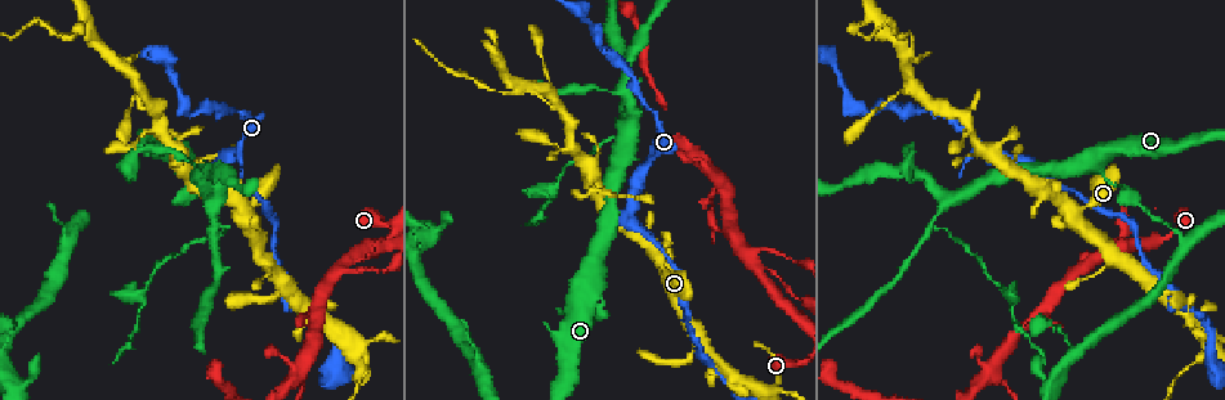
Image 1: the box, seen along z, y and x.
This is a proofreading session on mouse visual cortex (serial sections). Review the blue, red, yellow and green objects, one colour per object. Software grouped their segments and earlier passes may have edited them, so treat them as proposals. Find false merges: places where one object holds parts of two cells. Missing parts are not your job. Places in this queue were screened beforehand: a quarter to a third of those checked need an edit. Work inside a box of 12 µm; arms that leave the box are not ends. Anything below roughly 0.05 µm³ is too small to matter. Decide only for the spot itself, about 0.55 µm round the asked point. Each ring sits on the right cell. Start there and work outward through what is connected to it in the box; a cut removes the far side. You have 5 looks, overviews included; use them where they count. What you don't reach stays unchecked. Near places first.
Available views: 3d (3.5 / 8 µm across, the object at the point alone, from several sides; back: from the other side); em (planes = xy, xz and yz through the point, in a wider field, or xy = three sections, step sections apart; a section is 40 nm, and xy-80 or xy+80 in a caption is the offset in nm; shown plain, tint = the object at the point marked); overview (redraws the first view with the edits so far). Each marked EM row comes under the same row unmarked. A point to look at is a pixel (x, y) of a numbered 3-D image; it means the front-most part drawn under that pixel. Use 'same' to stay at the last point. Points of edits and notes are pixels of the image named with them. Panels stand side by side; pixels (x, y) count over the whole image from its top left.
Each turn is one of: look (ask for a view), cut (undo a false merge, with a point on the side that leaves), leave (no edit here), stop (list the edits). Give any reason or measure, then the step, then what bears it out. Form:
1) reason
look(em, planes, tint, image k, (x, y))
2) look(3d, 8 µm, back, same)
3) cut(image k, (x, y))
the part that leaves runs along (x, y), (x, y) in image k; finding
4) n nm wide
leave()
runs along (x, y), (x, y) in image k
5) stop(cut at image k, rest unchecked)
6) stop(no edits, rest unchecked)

small branch off a trunk
look(3d, 3.5 µm, image 1, (522, 85))

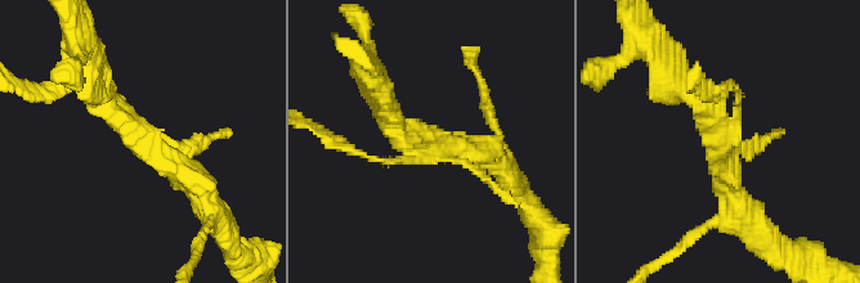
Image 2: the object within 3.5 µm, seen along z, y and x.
3 arms; arms of 100, 300, 300 nm
look(em, xy, step 1, tint, image 2, (137, 135))

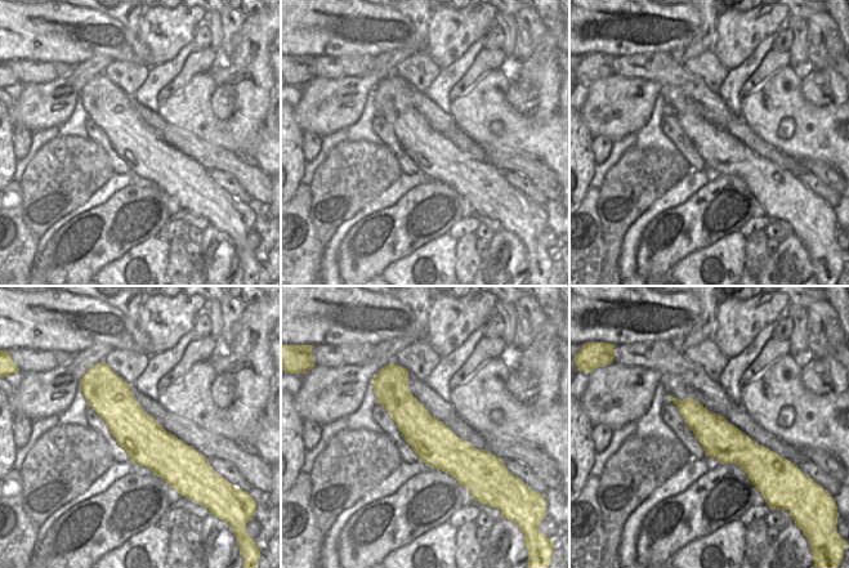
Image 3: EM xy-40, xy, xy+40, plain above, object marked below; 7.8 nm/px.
leave()
runs along (385, 376), (467, 483) in image 3; all the same cell

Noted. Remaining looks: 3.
thin neck
look(3d, 3.5 µm, image 1, (141, 150))

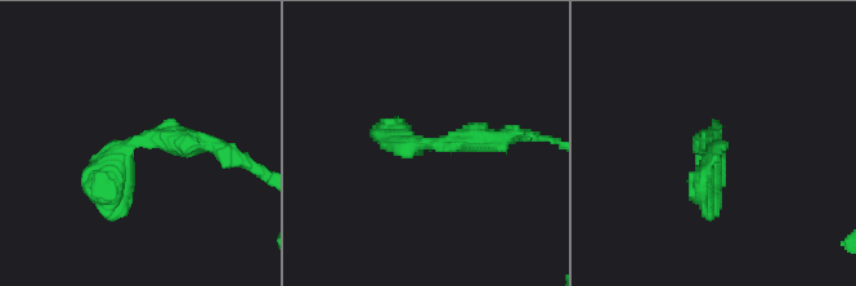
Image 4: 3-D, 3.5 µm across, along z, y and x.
arms of 250, 300 nm
look(em, planes, tint, image 4, (711, 139))

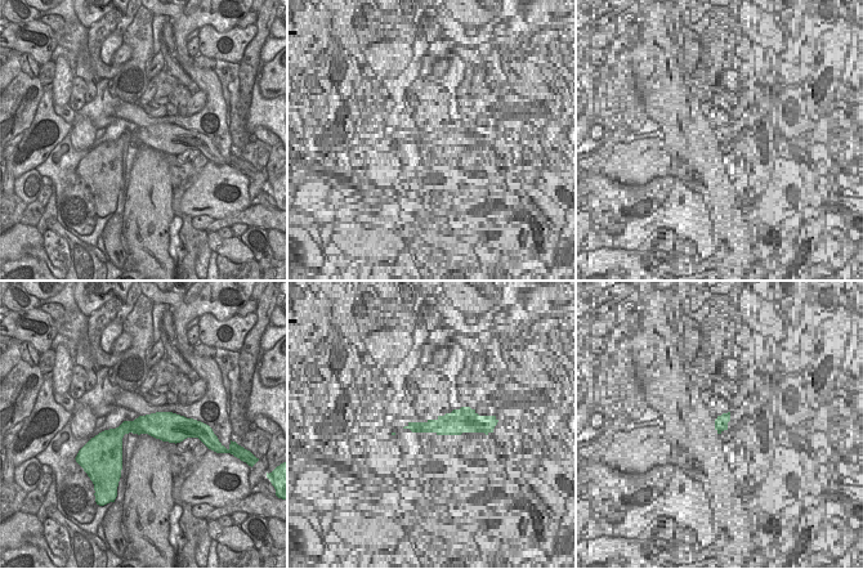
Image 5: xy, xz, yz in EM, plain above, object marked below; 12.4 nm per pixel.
leave()
runs along (218, 148), (134, 141), (107, 219) in image 4; continuous, no second cell

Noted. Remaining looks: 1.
stop(no edits, rest unchecked)

